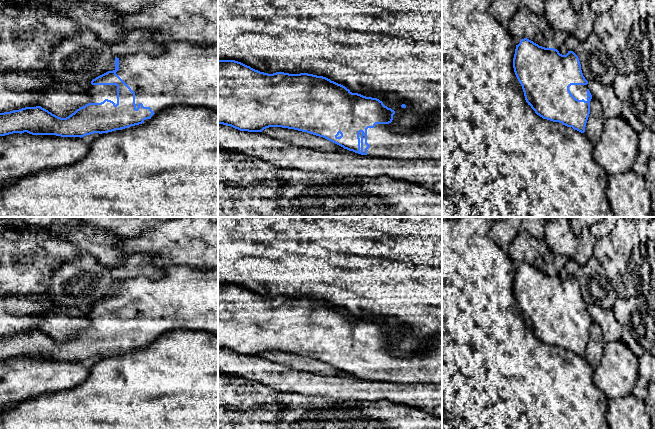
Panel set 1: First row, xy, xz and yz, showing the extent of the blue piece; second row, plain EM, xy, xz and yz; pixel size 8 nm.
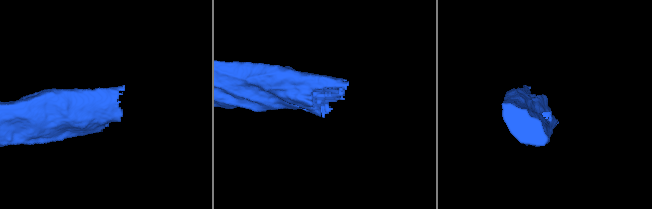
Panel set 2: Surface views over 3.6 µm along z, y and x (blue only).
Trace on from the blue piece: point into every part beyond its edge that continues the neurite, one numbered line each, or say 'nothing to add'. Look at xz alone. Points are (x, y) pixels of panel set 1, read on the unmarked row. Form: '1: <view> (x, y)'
1: xz (424, 367)

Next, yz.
1: yz (579, 316)

